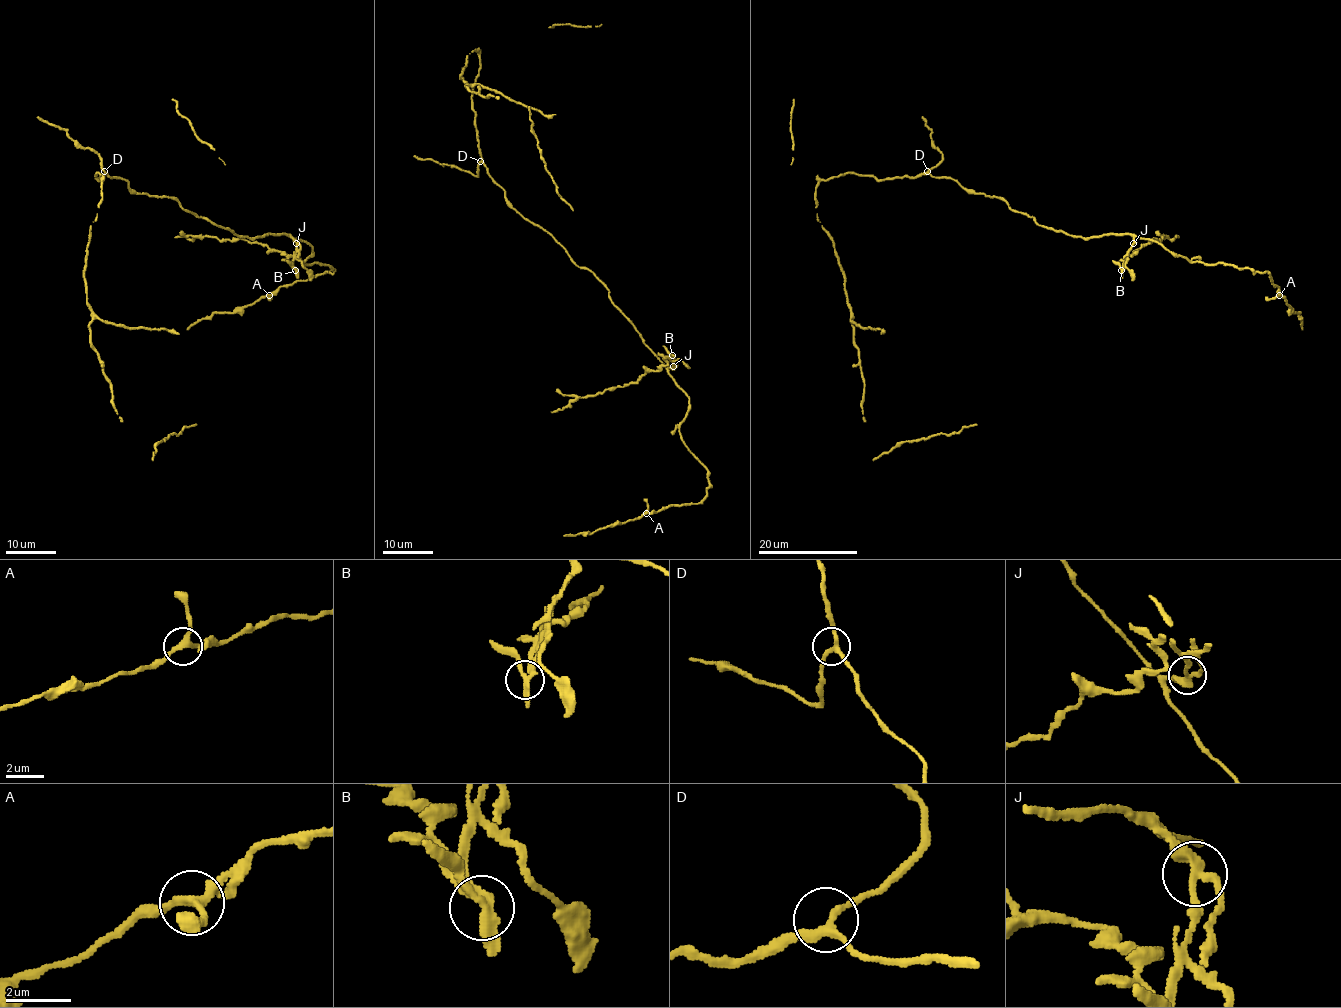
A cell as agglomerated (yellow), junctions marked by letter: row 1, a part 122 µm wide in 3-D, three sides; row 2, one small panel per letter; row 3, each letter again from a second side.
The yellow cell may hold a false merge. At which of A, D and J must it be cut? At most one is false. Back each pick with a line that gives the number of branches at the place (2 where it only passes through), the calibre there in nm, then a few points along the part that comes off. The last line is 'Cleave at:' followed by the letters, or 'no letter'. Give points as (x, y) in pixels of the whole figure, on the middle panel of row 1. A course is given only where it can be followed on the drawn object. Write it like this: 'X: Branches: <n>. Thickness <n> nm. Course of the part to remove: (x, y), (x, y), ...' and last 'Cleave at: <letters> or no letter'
J: Branches: 3. Thickness 280 nm. Course of the part to remove: (673, 366), (668, 361), (655, 371), (647, 371), (636, 382), (576, 397), (561, 410), (551, 412)
Cleave at: J

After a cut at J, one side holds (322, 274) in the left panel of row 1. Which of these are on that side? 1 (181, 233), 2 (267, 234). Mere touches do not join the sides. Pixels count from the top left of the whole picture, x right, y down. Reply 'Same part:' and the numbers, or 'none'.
Same part: 2

